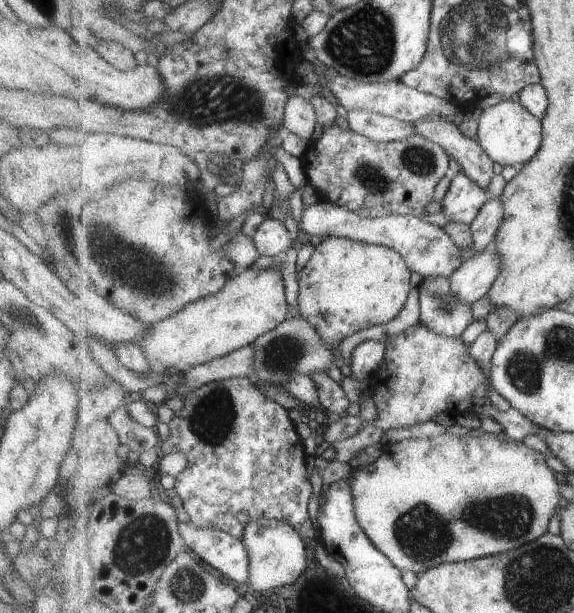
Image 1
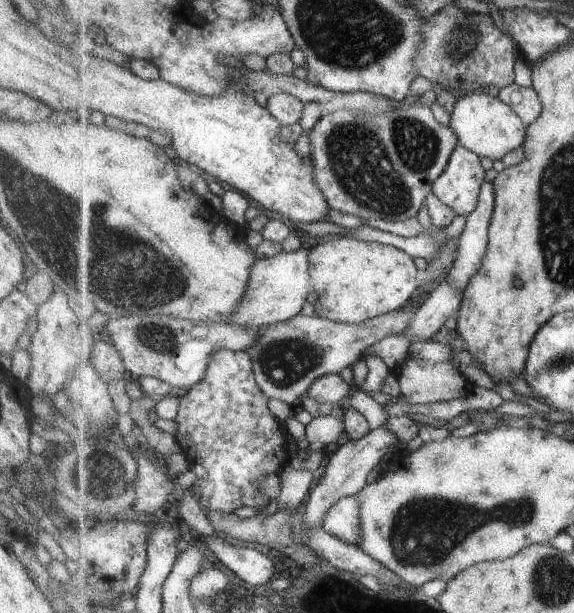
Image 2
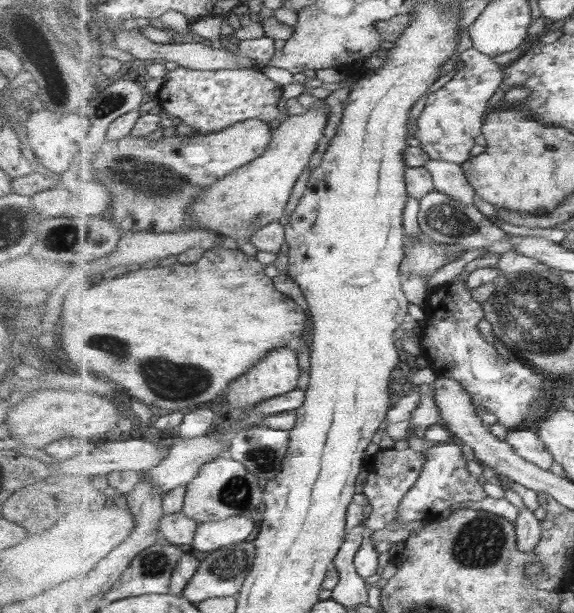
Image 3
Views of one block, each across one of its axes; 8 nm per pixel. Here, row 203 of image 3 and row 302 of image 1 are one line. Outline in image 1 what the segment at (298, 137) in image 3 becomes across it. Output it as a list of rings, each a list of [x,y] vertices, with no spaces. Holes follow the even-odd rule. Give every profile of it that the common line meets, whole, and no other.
[[[249,267],[244,269],[239,276],[232,278],[221,292],[191,302],[183,310],[175,312],[173,316],[151,324],[150,331],[139,342],[139,346],[149,361],[160,362],[165,370],[175,368],[184,374],[215,358],[230,355],[244,346],[253,344],[260,336],[270,330],[275,330],[279,324],[287,320],[291,306],[287,302],[286,288],[286,280],[280,270],[259,270],[259,268]]]

